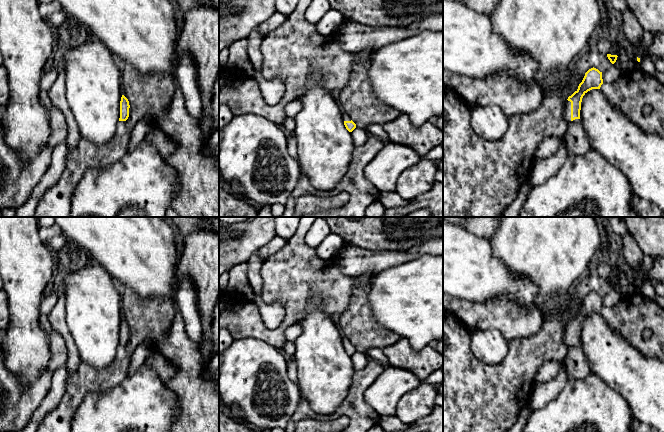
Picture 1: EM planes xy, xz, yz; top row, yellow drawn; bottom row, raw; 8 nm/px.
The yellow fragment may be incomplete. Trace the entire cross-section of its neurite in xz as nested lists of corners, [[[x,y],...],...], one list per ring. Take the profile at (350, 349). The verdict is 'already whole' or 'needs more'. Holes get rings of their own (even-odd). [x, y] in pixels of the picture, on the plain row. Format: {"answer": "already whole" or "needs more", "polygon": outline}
{"answer": "needs more", "polygon": [[[341,333],[341,336],[342,336],[342,342],[346,353],[349,356],[352,356],[356,352],[356,348],[352,345],[350,340],[343,333]]]}

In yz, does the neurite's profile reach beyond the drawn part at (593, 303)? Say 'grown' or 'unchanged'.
grown

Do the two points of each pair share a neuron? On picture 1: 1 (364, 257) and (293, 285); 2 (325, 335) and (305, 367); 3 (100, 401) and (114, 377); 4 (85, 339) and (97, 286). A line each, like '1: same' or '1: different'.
1: different
2: same
3: different
4: same

